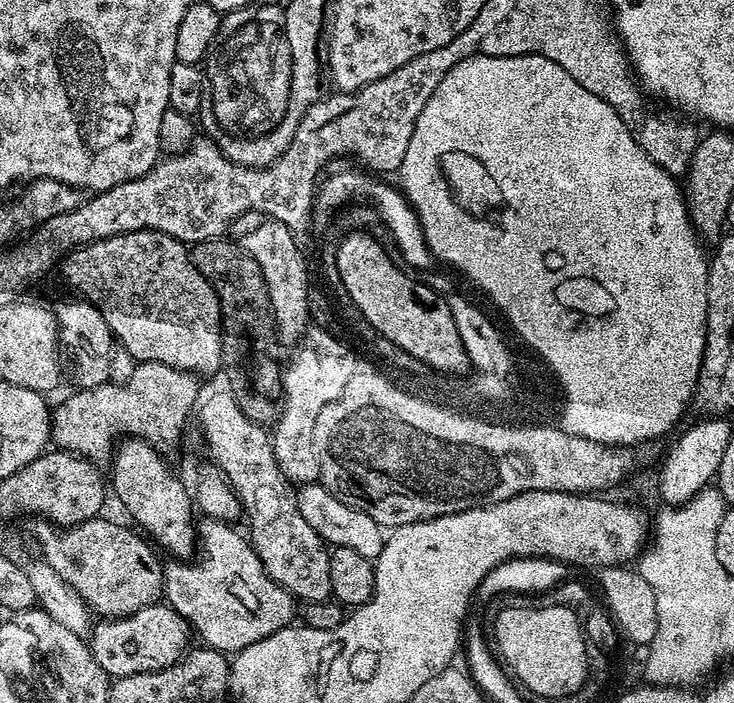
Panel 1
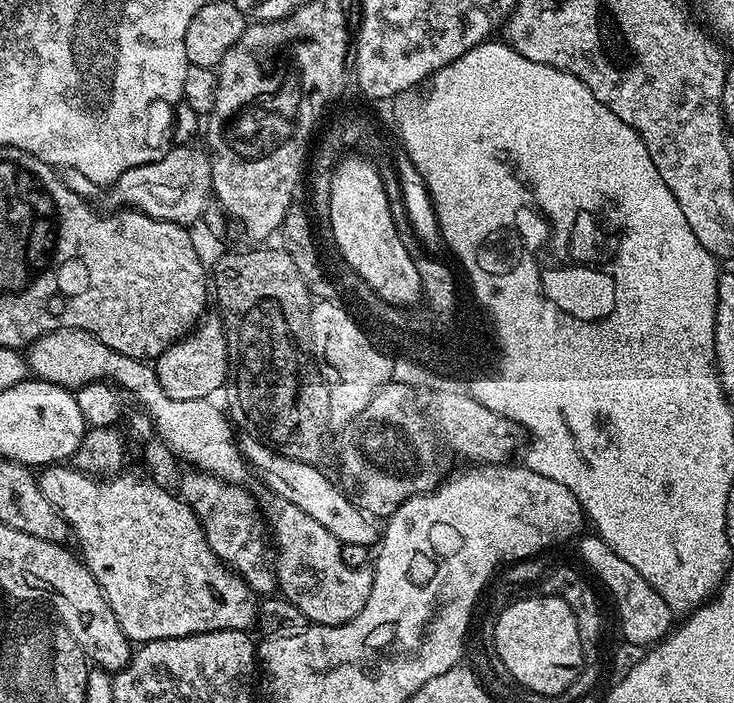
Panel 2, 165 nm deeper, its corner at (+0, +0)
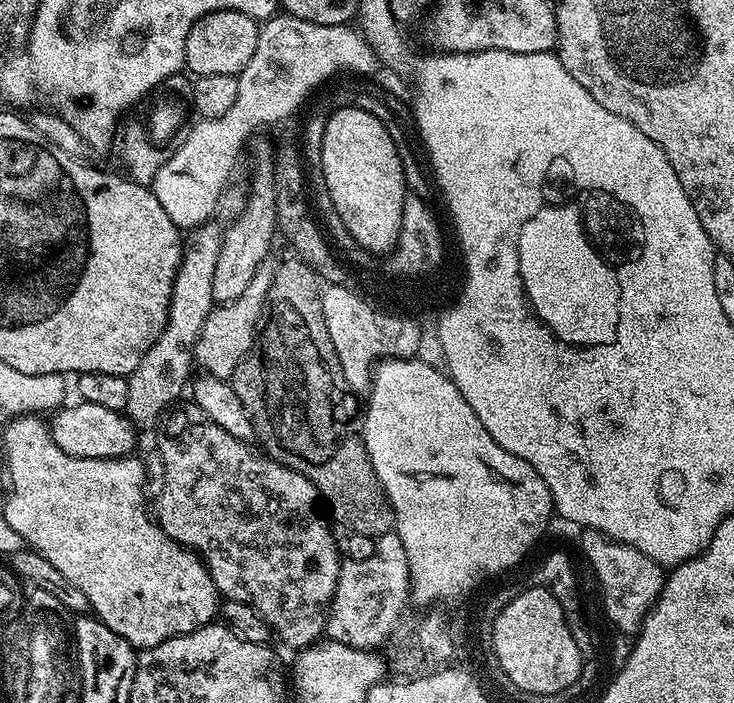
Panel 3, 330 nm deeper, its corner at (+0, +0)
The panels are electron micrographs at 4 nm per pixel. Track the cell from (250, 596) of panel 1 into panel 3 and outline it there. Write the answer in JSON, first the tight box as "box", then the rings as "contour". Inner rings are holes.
{"box":[2,414,218,650],"contour":[[[27,414],[3,425],[4,456],[8,459],[8,484],[12,489],[2,509],[23,543],[46,558],[58,574],[78,586],[78,590],[86,594],[89,609],[96,619],[110,626],[114,634],[126,638],[126,642],[137,650],[153,648],[170,638],[190,634],[213,623],[218,616],[218,593],[214,582],[204,561],[177,540],[170,539],[150,515],[144,493],[143,459],[135,455],[120,456],[117,460],[71,456],[52,441],[49,425],[39,418],[39,415]]]}

